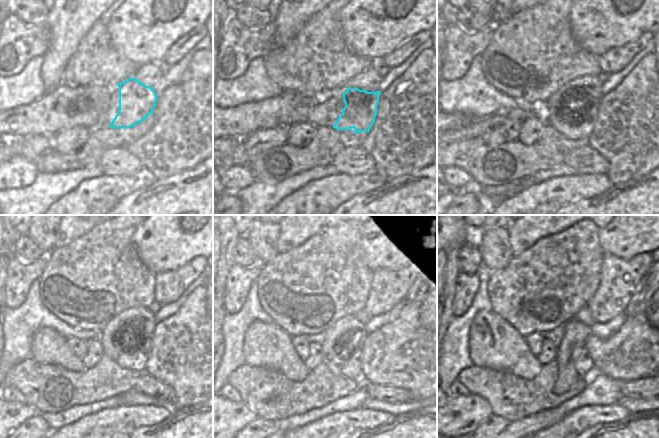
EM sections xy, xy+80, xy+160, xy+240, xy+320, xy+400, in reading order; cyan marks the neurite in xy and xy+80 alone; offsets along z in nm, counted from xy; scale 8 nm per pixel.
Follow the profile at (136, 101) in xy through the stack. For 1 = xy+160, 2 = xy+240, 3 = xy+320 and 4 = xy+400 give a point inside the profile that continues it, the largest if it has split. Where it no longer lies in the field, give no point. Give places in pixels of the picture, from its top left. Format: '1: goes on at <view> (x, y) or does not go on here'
1: goes on at xy+160 (585, 128)
2: goes on at xy+240 (139, 351)
3: goes on at xy+320 (354, 369)
4: goes on at xy+400 (583, 363)

